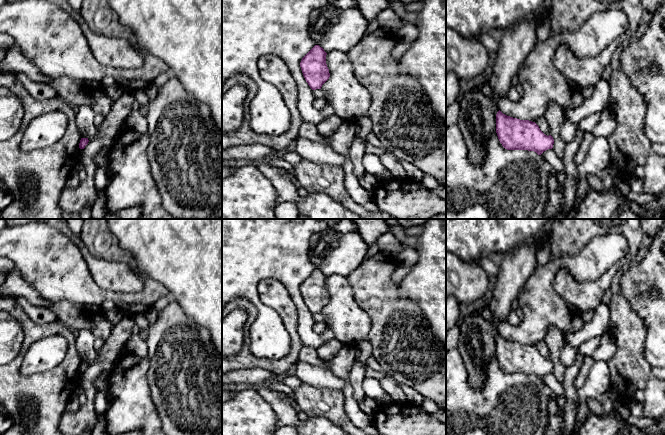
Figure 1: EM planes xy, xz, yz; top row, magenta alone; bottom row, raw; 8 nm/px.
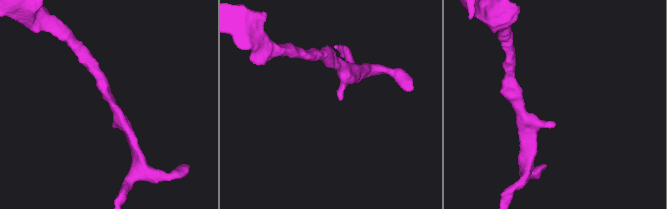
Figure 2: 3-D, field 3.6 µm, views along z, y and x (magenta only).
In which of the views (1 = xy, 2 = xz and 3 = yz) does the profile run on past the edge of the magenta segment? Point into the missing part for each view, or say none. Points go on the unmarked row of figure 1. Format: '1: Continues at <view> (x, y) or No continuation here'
1: No continuation here
2: No continuation here
3: No continuation here

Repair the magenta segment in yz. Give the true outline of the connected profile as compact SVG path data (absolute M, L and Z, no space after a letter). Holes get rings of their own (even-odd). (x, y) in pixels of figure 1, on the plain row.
M500 334L496 338L496 357L507 374L528 374L541 379L554 368L553 361L545 359L535 346L507 340Z

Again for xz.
M315 269L300 286L303 300L312 314L321 313L330 301L326 279L322 271Z

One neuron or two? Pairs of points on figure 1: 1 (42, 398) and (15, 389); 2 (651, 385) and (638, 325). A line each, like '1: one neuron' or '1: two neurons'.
1: one neuron
2: one neuron

